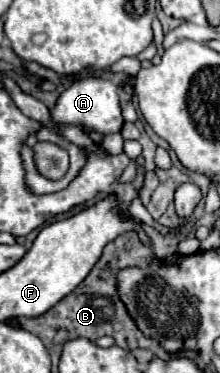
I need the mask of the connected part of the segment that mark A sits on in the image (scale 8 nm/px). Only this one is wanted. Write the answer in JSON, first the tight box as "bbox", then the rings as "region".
{"bbox":[51,79,123,135],"region":[[[77,79],[73,81],[57,99],[57,105],[51,109],[51,121],[53,125],[75,125],[83,133],[87,131],[99,131],[101,135],[119,133],[123,127],[123,115],[121,105],[117,97],[117,87],[109,79]]]}

